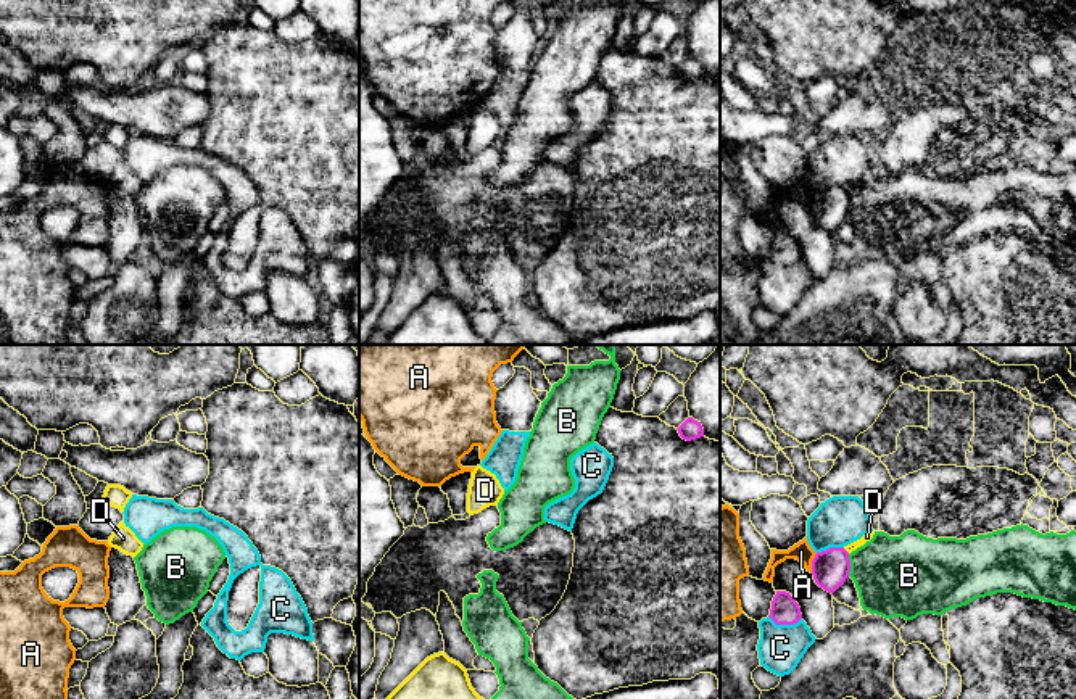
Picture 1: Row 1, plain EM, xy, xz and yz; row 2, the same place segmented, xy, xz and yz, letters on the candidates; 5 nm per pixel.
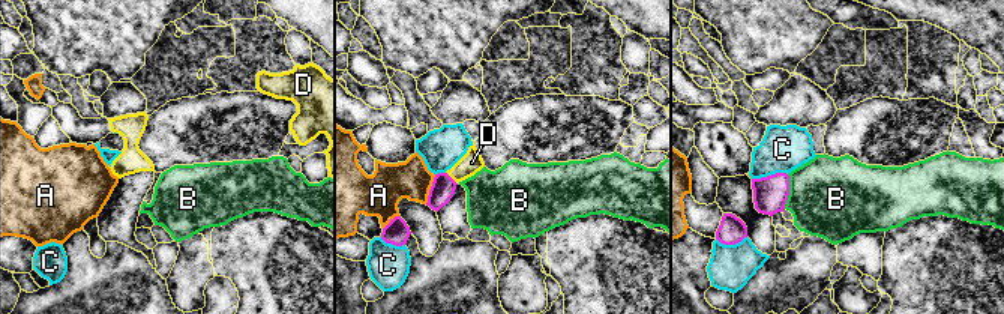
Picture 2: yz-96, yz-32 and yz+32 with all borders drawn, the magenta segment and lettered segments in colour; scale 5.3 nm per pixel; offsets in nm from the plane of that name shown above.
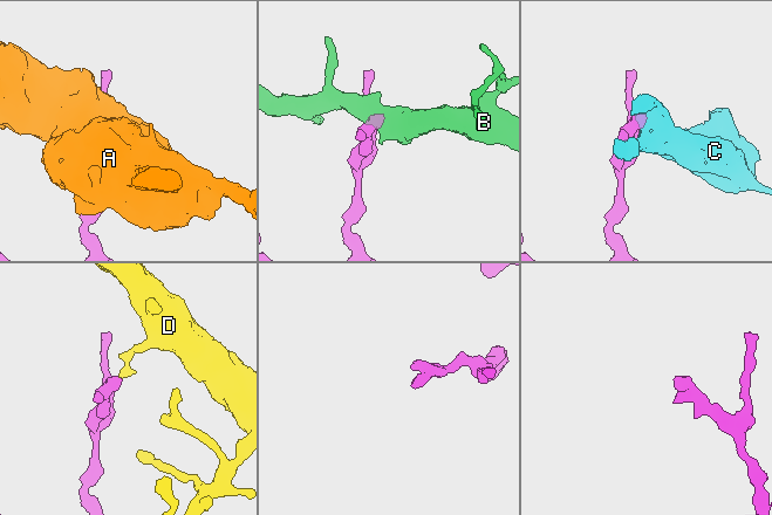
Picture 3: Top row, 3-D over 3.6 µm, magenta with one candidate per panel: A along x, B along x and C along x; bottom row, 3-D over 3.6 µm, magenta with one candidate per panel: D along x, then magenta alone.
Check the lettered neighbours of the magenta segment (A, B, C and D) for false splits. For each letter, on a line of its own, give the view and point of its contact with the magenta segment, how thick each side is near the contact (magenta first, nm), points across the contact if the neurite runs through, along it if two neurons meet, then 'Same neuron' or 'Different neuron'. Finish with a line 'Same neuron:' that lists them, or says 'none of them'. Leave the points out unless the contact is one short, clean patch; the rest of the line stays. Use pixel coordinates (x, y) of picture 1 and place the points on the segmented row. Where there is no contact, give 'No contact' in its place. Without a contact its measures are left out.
A: Touches magenta at yz (812, 562). Thickness 190 nm (magenta) against 90 nm. Different neuron
B: Touches magenta at yz (849, 566). Thickness 190 nm (magenta) against 400 nm. Boundary: yz (848, 554), (849, 575). Different neuron
C: Touches magenta at yz (785, 624). Thickness 140 nm (magenta) against 220 nm. Different neuron
D: Touches magenta at yz (844, 550). Thickness 190 nm (magenta) against 50 nm. Different neuron
Same neuron: none of them

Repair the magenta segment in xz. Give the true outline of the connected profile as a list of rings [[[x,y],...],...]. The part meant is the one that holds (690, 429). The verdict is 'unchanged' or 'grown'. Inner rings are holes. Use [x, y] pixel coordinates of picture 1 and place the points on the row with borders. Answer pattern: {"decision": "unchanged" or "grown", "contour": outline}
{"decision": "unchanged", "contour": [[[688,417],[677,430],[680,436],[686,441],[704,436],[704,428],[701,422],[694,420],[693,417]]]}

